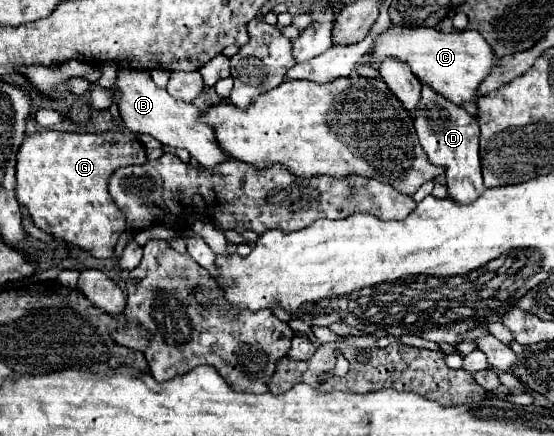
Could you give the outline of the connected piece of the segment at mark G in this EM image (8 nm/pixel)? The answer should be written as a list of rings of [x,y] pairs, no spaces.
[[[42,131],[24,137],[16,163],[16,197],[28,209],[34,225],[60,239],[76,245],[94,257],[112,257],[120,233],[126,227],[124,213],[108,195],[108,179],[118,167],[144,165],[146,149],[140,141],[118,133],[60,133]]]

